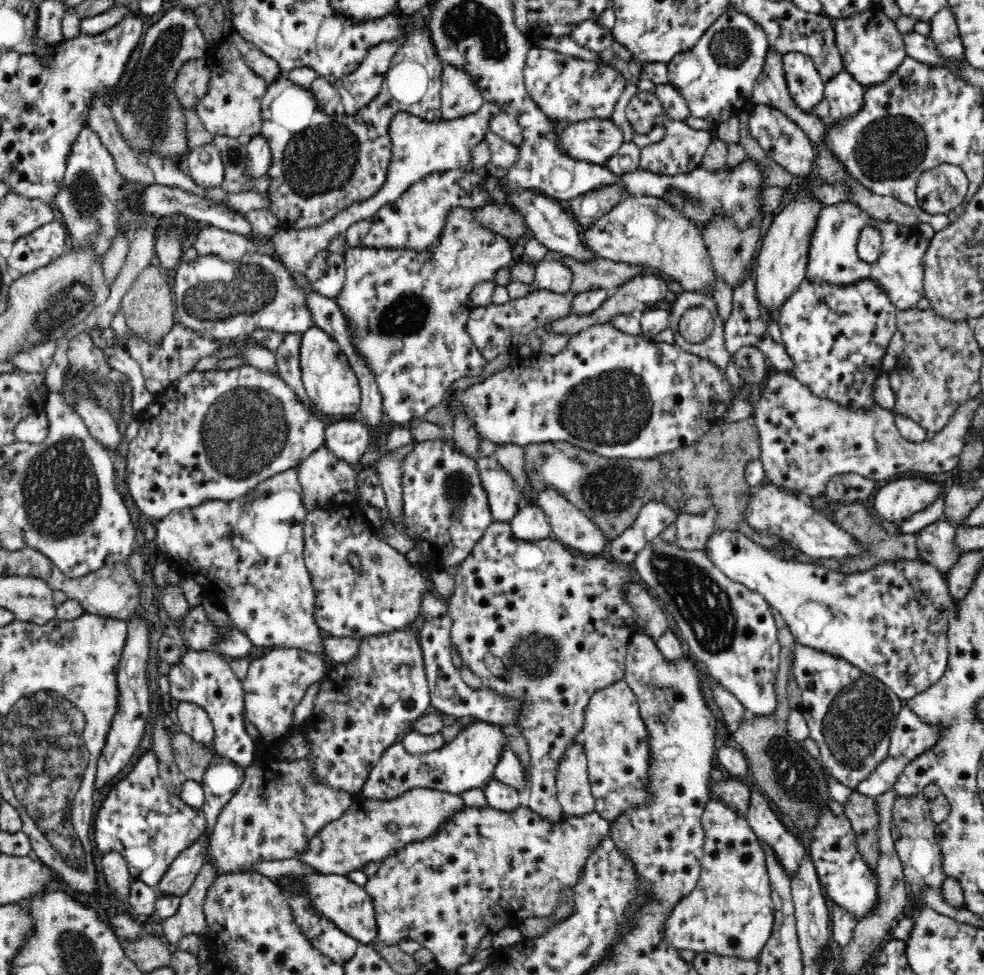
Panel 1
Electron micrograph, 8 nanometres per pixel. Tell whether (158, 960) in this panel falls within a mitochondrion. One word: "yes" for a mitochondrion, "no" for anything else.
no

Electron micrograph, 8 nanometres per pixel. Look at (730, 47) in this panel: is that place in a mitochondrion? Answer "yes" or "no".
yes

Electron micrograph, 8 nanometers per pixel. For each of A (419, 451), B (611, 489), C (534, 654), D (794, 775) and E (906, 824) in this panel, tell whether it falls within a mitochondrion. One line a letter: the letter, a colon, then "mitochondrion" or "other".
A: other
B: mitochondrion
C: mitochondrion
D: mitochondrion
E: mitochondrion

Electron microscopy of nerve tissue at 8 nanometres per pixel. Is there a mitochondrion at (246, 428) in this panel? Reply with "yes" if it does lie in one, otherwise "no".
yes

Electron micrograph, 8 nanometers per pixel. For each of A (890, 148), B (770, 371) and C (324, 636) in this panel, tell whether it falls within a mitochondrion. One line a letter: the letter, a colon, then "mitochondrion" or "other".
A: mitochondrion
B: other
C: other

